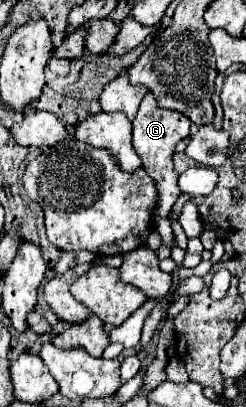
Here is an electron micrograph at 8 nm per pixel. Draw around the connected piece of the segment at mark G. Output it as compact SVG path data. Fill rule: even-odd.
M148 93L142 103L140 103L140 111L136 115L136 119L132 121L132 143L134 149L138 153L138 157L142 159L142 167L144 171L154 179L156 189L158 189L158 205L156 205L156 223L164 217L168 217L172 205L176 203L180 189L178 189L178 175L172 167L172 157L174 157L174 147L178 145L178 141L186 139L190 135L190 119L182 117L182 113L178 111L170 111L170 109L162 109L158 107L156 99L152 93Z

